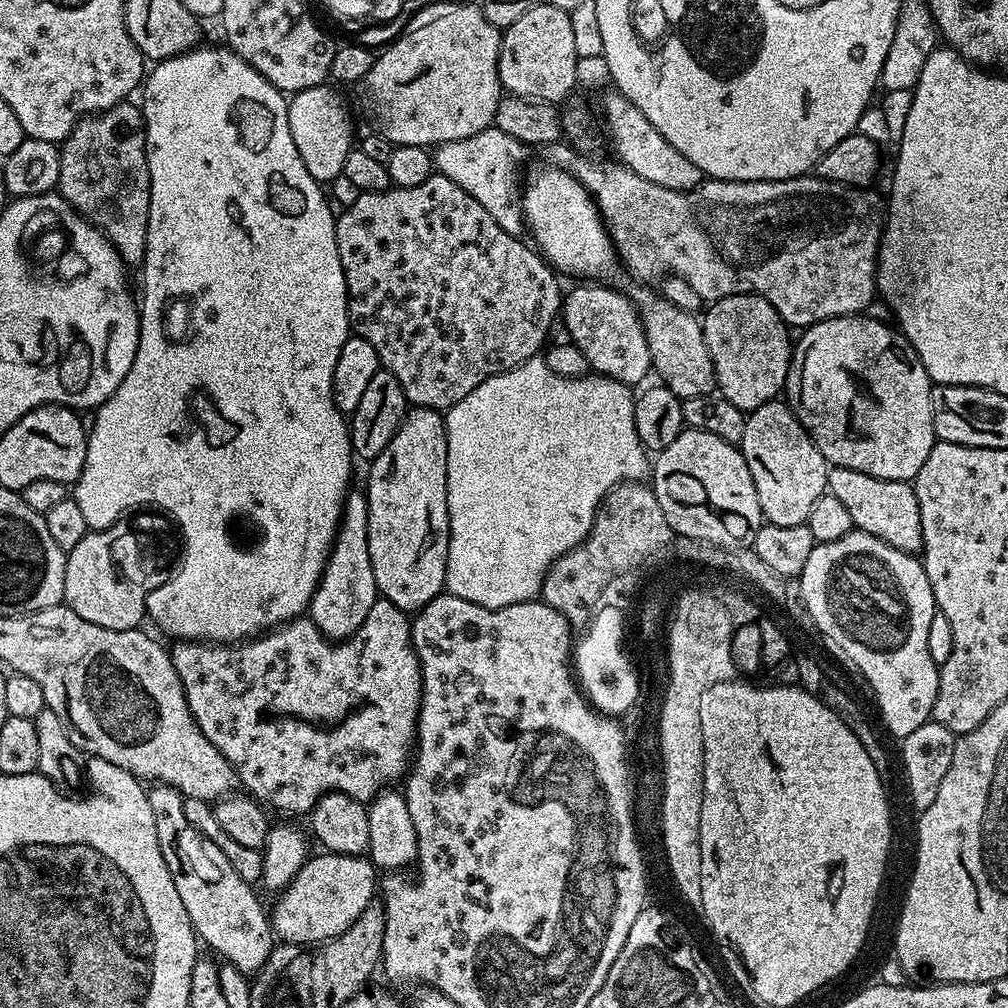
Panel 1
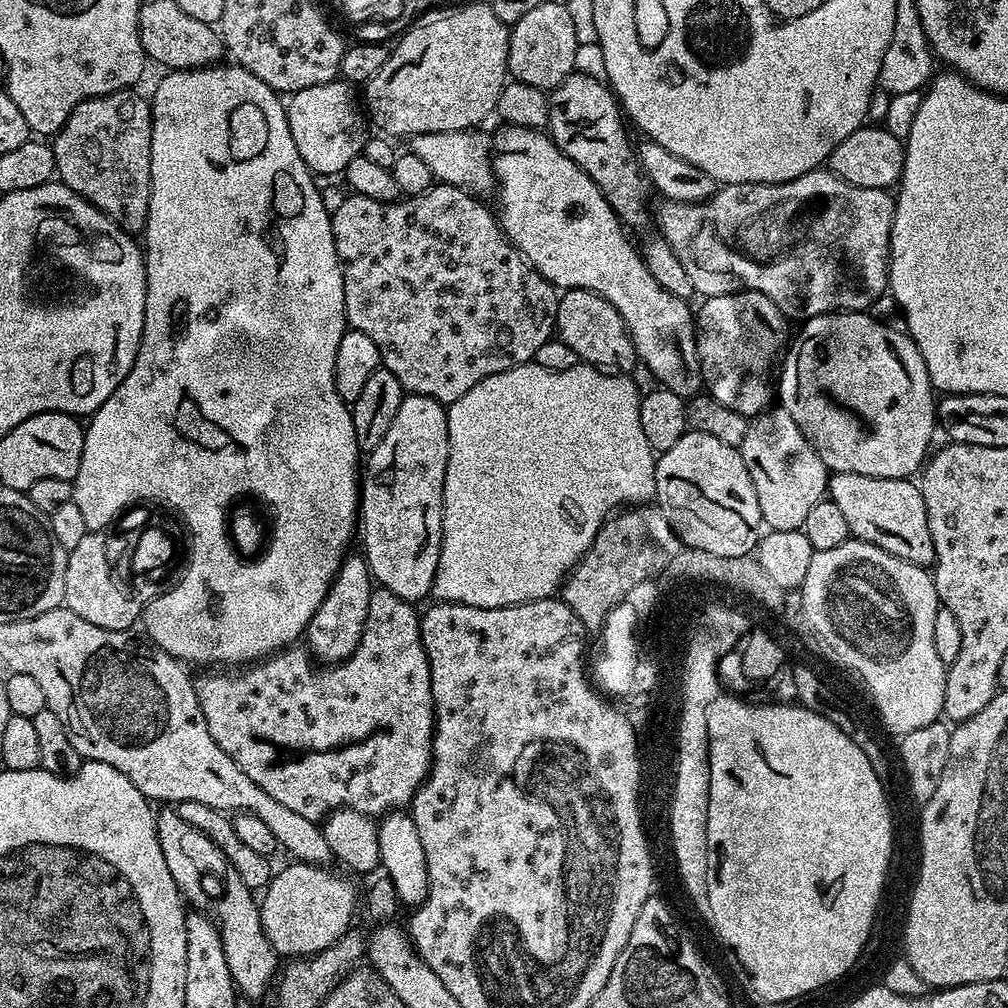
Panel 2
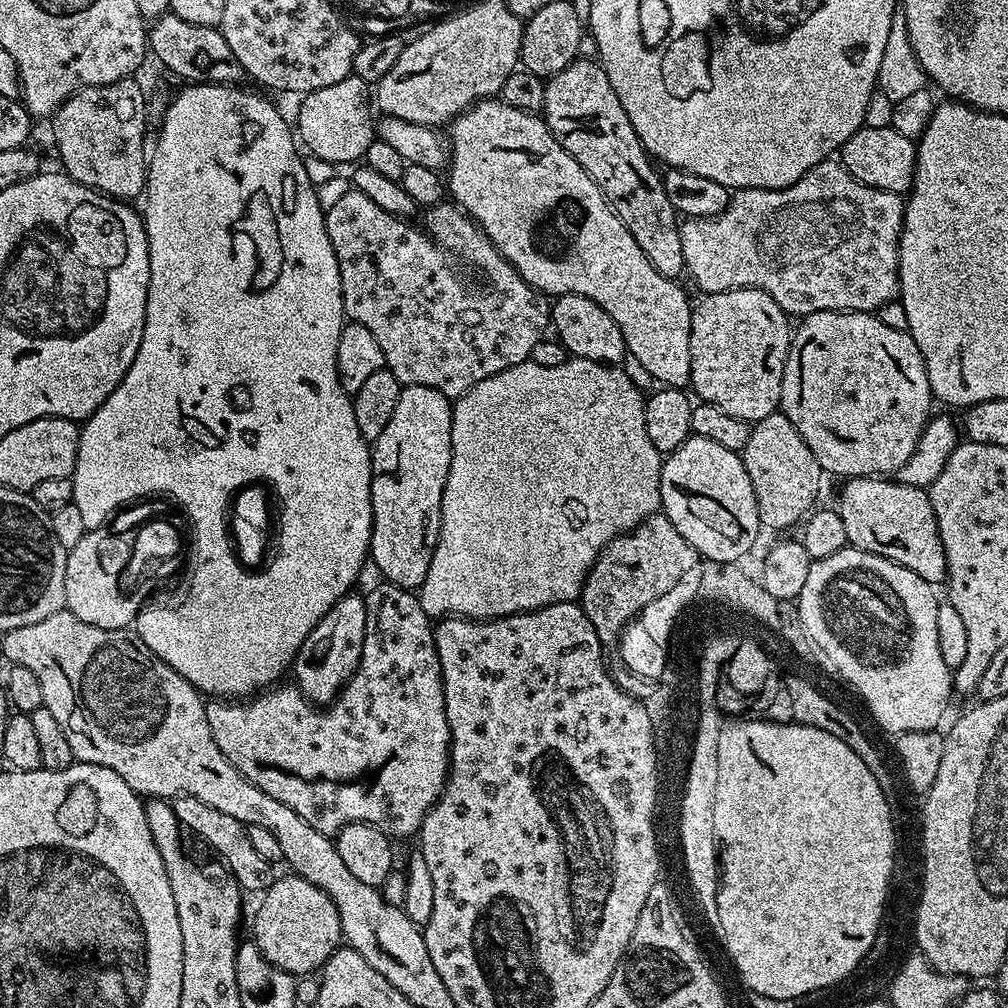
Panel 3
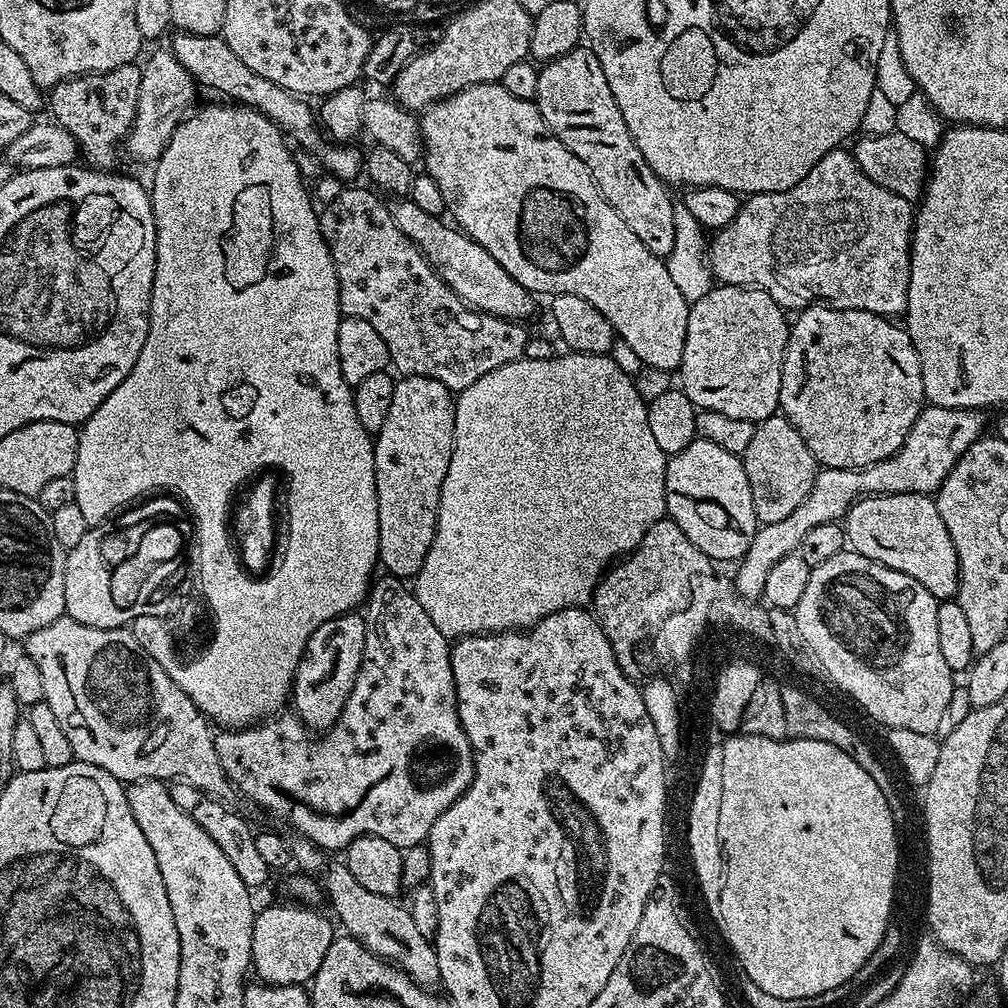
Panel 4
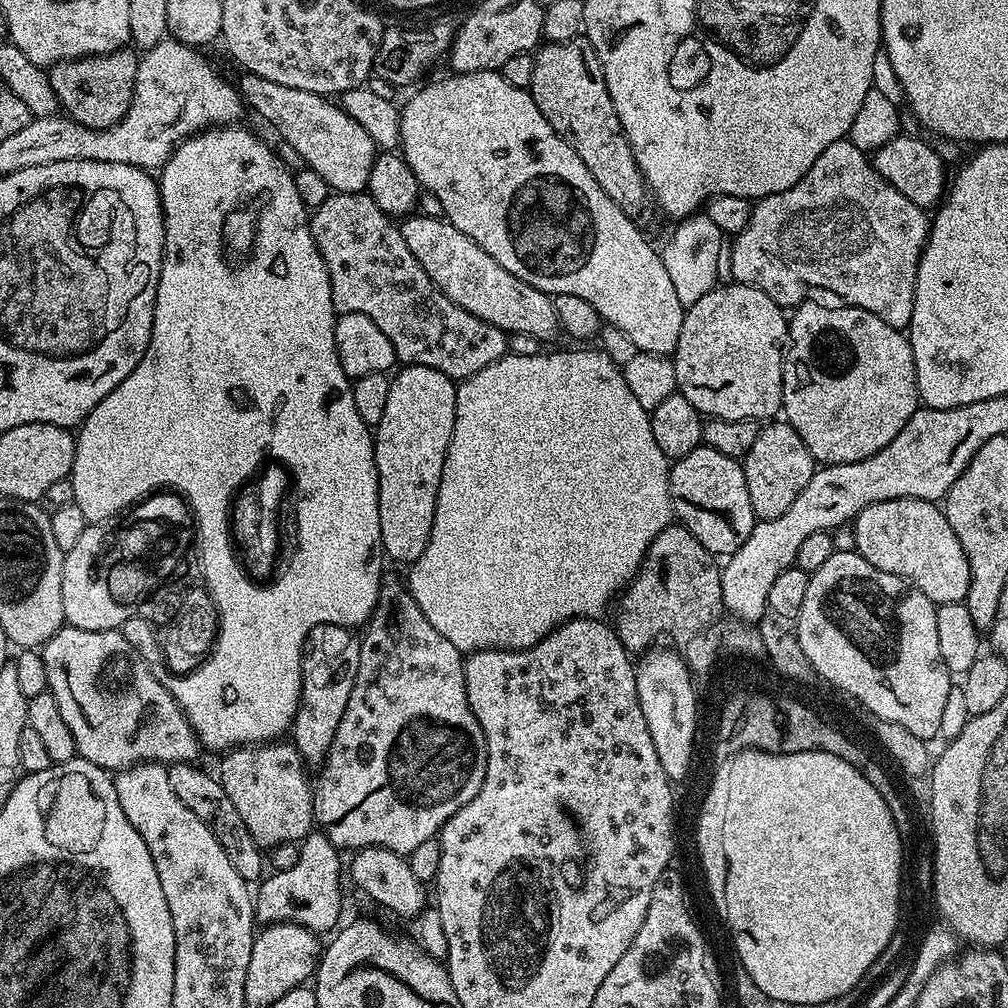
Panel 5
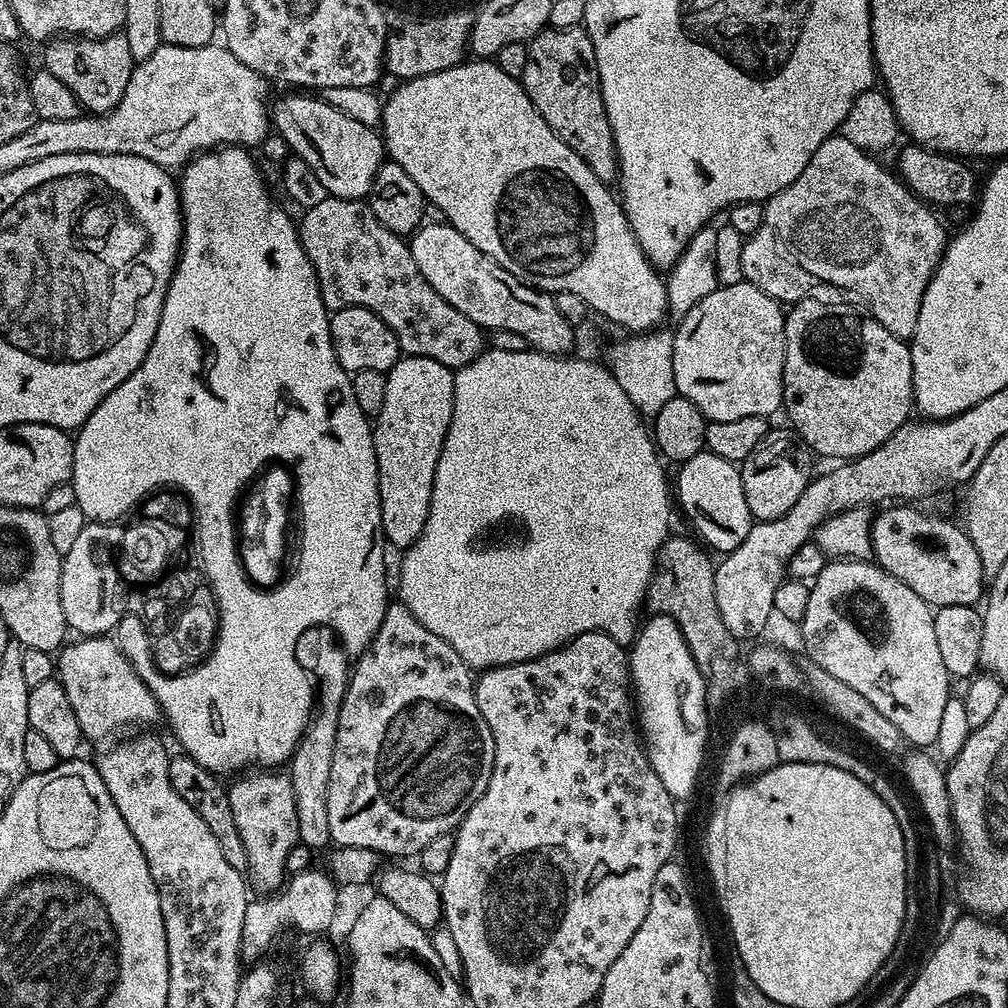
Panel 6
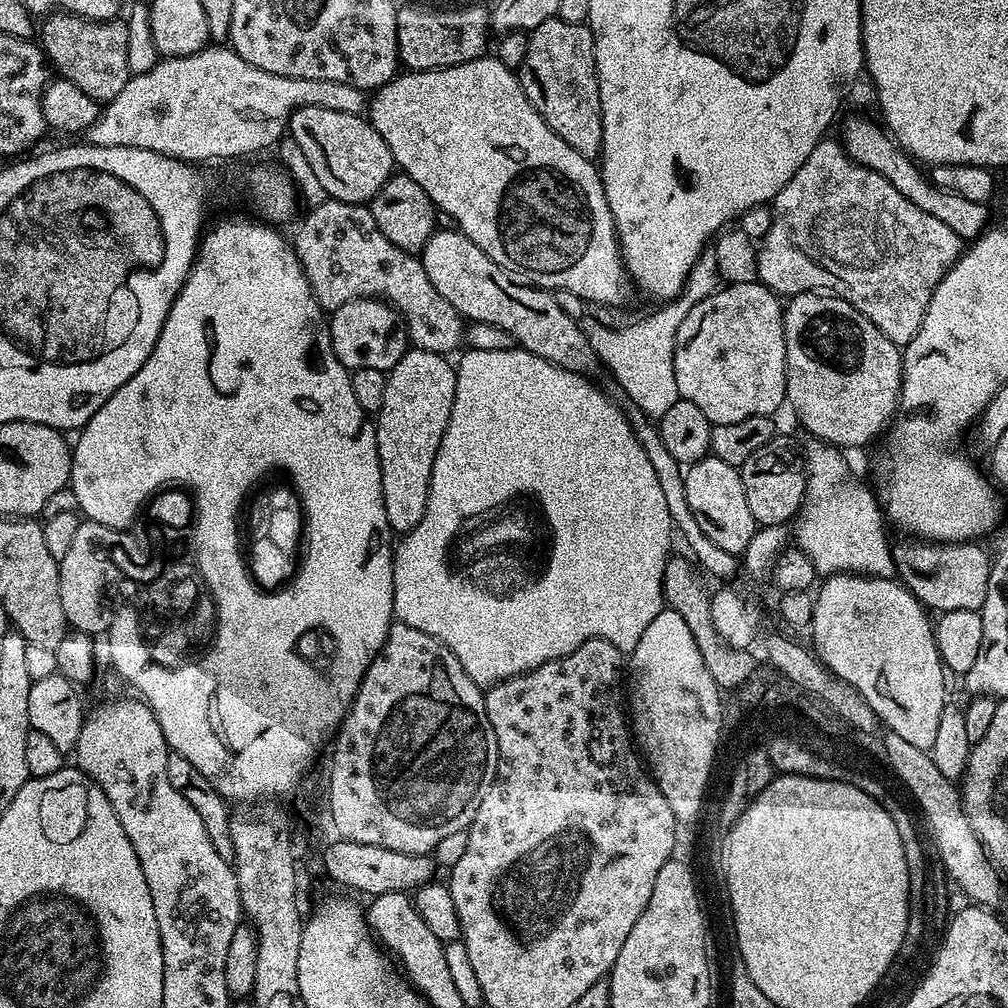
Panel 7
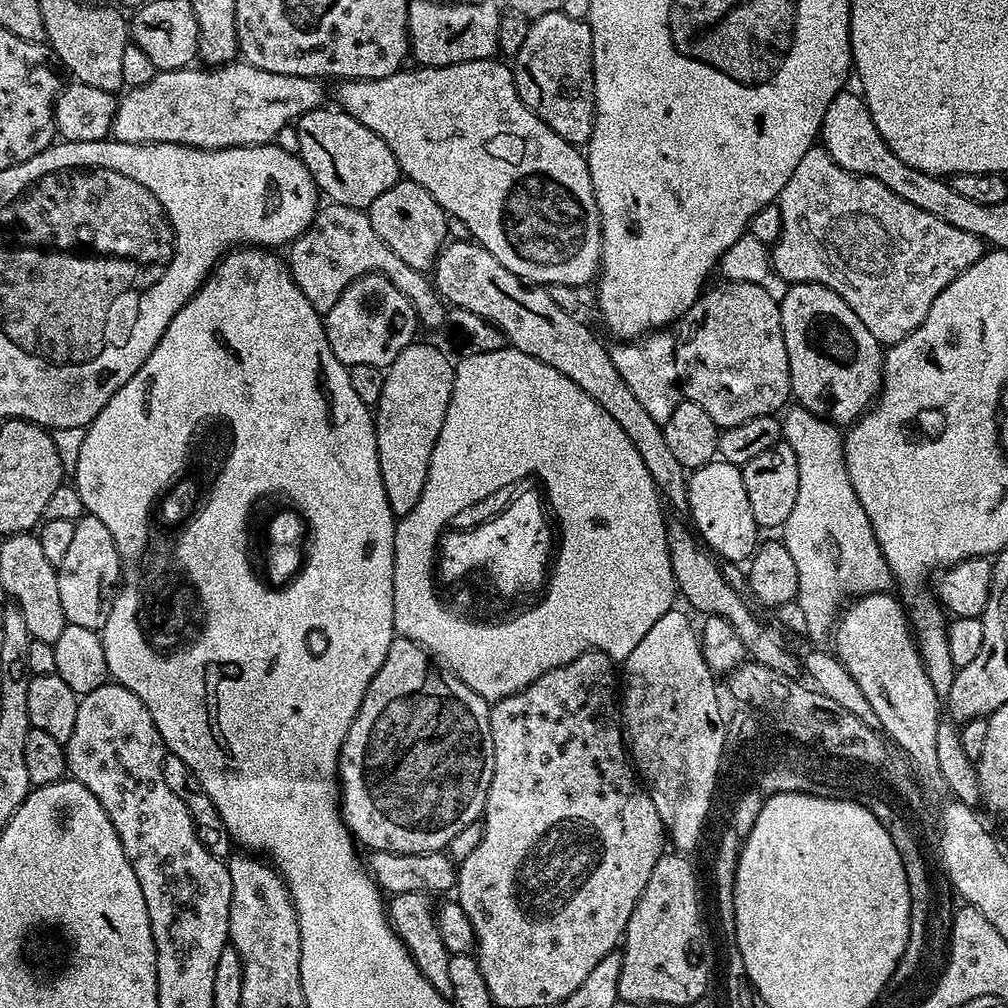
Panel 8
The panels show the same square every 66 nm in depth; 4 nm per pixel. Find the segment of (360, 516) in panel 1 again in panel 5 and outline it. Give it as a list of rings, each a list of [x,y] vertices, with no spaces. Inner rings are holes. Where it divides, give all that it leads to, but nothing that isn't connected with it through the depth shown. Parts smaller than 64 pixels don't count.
[[[319,624],[308,634],[300,666],[300,705],[290,729],[291,743],[295,744],[299,759],[305,765],[323,765],[328,747],[334,742],[334,734],[338,734],[338,722],[342,722],[342,714],[346,714],[346,702],[350,702],[350,690],[354,690],[354,682],[358,678],[360,642],[361,637],[353,629],[337,624]]]

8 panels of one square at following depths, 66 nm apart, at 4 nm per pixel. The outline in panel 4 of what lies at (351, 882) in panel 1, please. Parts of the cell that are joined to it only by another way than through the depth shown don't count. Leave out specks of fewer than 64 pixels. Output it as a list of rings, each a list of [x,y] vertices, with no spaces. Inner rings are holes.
[[[296,902],[272,904],[255,913],[252,917],[252,962],[265,985],[298,984],[307,985],[322,966],[326,950],[330,950],[334,939],[333,921],[316,912],[315,907],[301,906]],[[332,923],[332,924],[331,924]]]

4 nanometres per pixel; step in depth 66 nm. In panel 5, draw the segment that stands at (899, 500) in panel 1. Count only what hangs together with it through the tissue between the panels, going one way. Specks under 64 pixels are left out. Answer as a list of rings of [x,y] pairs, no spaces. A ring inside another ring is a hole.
[[[888,499],[874,503],[860,511],[852,523],[855,551],[866,558],[875,568],[902,577],[908,583],[922,590],[933,604],[961,604],[968,596],[972,578],[969,558],[962,548],[958,536],[950,527],[943,509],[933,501],[924,499]]]

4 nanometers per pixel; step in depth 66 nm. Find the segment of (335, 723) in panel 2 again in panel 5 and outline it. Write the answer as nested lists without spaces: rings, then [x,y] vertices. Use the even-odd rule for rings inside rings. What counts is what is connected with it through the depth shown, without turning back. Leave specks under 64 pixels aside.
[[[384,582],[380,586],[380,597],[376,608],[362,632],[358,678],[354,682],[354,690],[350,690],[350,702],[346,702],[346,714],[342,714],[342,722],[338,722],[338,734],[334,734],[334,742],[328,747],[328,755],[319,769],[319,772],[321,771],[320,777],[316,780],[316,793],[313,794],[312,800],[308,797],[308,780],[304,777],[305,765],[298,759],[296,746],[291,742],[269,742],[233,748],[223,753],[219,760],[219,782],[226,790],[230,802],[234,802],[238,814],[242,817],[242,822],[246,822],[246,830],[250,830],[254,842],[259,844],[261,849],[271,850],[284,841],[299,841],[309,831],[310,825],[308,823],[312,820],[313,812],[317,822],[320,823],[317,824],[319,831],[328,837],[328,841],[337,850],[385,848],[407,854],[414,850],[414,846],[433,839],[439,833],[441,826],[451,816],[458,814],[458,810],[462,810],[462,806],[466,806],[466,802],[470,802],[470,798],[474,798],[474,794],[478,794],[478,790],[482,790],[482,782],[486,778],[488,743],[466,698],[462,654],[451,642],[446,642],[446,638],[442,638],[442,634],[438,634],[438,630],[434,630],[434,626],[430,626],[426,614],[422,614],[422,610],[418,610],[418,602],[414,602],[414,598],[408,594],[408,589],[403,583],[388,584],[388,582]]]

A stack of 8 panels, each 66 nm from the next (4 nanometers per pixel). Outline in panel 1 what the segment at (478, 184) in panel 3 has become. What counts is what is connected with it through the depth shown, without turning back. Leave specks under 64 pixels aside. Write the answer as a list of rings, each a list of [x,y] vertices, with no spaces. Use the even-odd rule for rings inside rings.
[[[545,162],[541,168],[536,168],[529,174],[528,181],[525,184],[523,181],[522,184],[522,220],[527,231],[528,228],[532,231],[531,243],[557,273],[565,272],[568,276],[580,276],[576,278],[587,278],[592,282],[611,281],[611,276],[616,272],[616,264],[618,268],[616,247],[612,244],[612,238],[608,235],[604,218],[600,215],[595,200],[569,174],[567,168],[557,168],[555,164]],[[648,286],[640,287],[644,288],[630,292],[630,299],[644,322],[652,366],[655,375],[660,375],[659,383],[679,396],[681,401],[709,395],[716,388],[716,375],[706,350],[703,323],[693,313],[678,310],[678,306],[666,302],[666,298],[653,289],[652,293]]]

